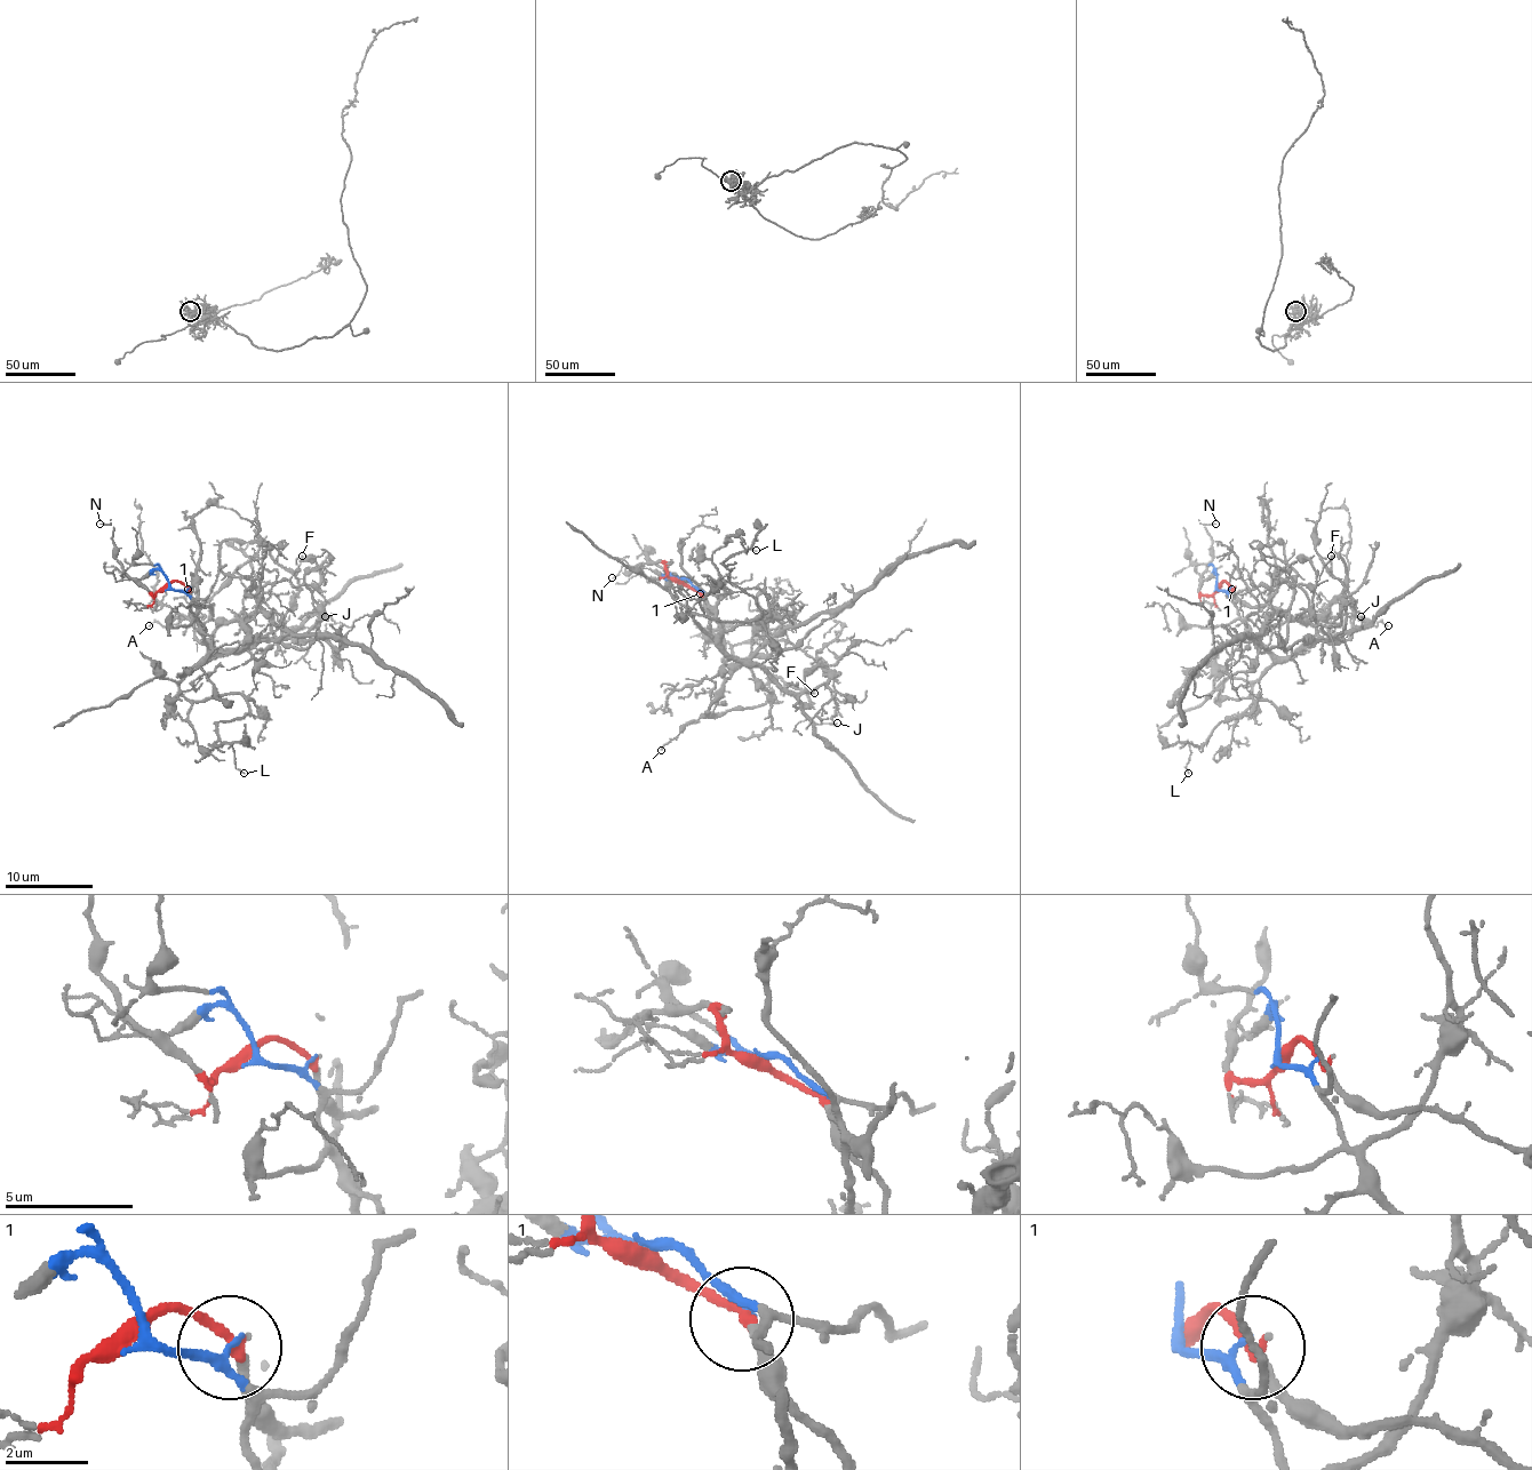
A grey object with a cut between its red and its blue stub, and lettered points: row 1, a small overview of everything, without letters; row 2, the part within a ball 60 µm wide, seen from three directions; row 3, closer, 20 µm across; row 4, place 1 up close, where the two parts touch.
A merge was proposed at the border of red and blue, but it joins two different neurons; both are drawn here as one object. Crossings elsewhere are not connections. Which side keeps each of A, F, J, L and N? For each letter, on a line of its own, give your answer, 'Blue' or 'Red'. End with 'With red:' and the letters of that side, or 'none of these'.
A: Red
F: Blue
J: Blue
L: Blue
N: Red
With red: A, N

